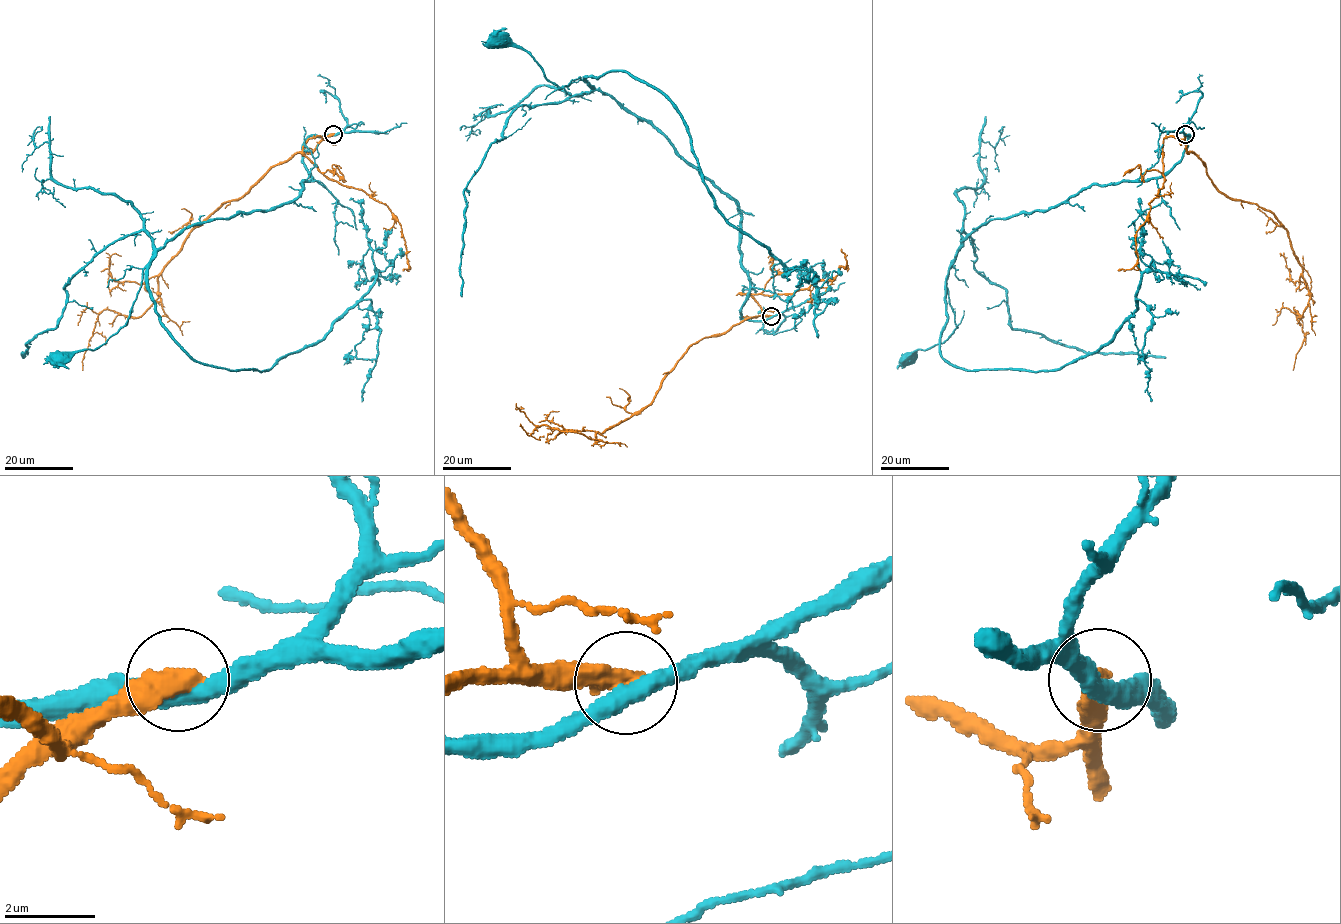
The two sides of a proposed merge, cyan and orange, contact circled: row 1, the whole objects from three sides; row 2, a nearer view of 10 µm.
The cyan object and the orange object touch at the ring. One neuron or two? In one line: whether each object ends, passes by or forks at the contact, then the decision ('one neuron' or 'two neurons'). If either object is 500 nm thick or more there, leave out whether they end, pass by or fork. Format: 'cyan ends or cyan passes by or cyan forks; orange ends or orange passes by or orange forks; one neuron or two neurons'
two neurons

